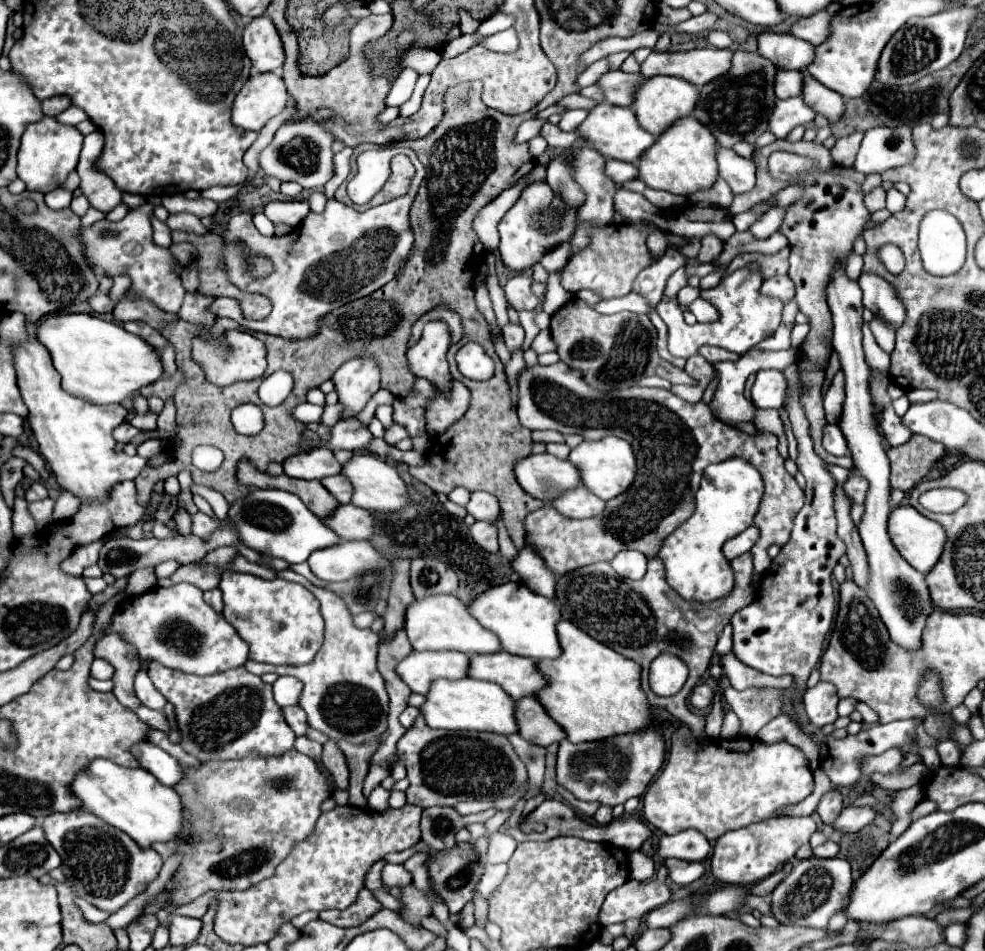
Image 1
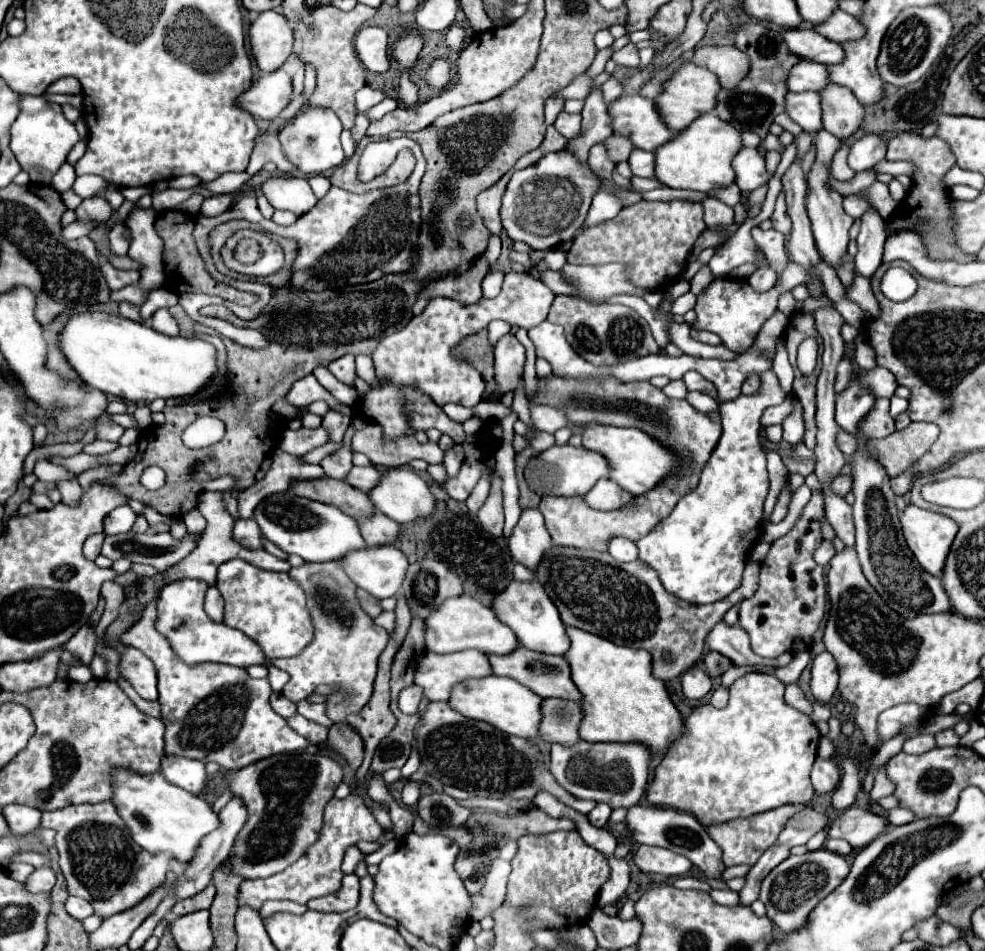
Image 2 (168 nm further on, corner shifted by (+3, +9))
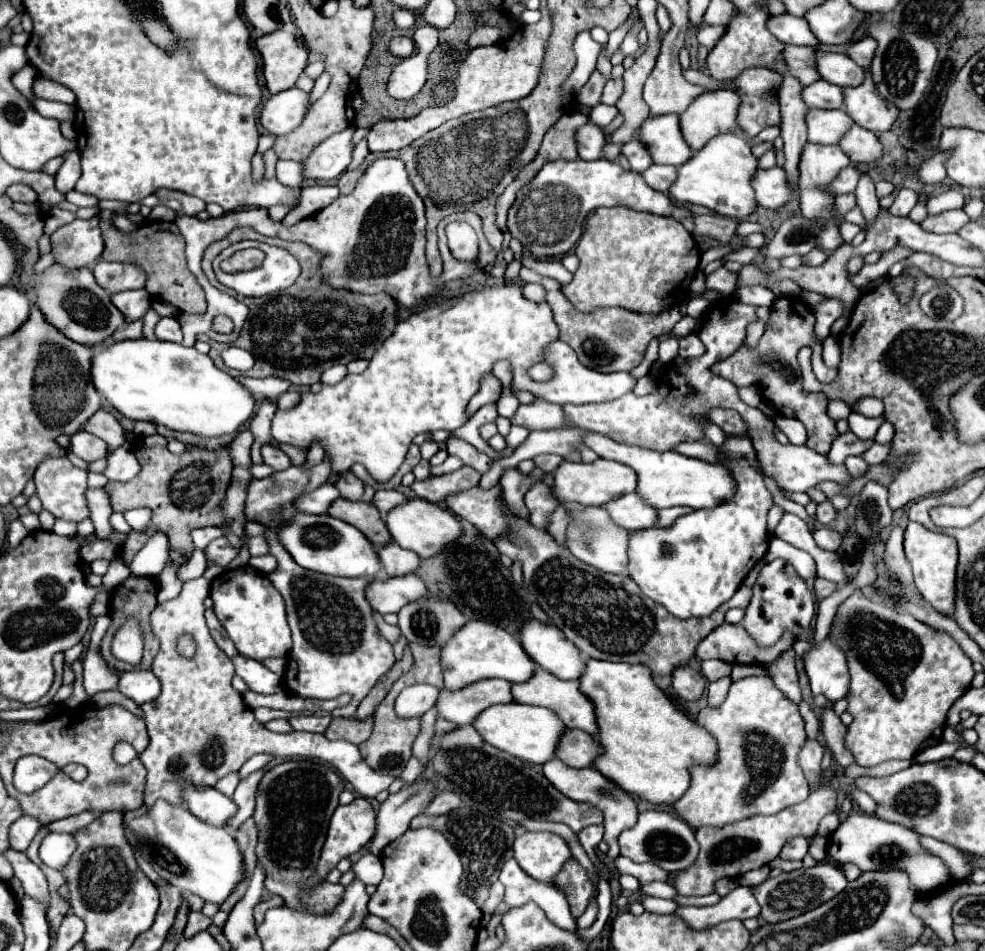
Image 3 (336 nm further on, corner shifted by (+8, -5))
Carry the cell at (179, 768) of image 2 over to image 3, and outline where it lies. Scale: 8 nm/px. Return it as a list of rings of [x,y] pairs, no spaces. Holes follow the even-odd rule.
[[[185,787],[185,807],[205,823],[225,827],[237,805],[215,787]]]

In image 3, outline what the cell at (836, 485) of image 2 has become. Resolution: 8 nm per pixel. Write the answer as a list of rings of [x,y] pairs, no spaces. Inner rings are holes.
[[[825,499],[823,503],[817,505],[817,521],[819,523],[827,525],[827,523],[831,523],[835,519],[835,515],[837,515],[837,511],[835,511],[835,507],[833,507],[833,503],[829,499]]]

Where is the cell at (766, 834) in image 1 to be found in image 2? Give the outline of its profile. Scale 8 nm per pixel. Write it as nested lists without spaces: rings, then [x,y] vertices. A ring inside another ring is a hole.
[[[782,805],[782,807],[776,807],[776,809],[770,809],[770,811],[764,811],[764,813],[756,813],[752,817],[746,817],[746,819],[734,819],[734,821],[726,821],[726,823],[720,823],[720,825],[710,825],[706,827],[708,835],[714,839],[714,843],[722,849],[722,859],[724,859],[724,865],[726,867],[732,867],[732,865],[754,865],[758,861],[758,857],[778,839],[778,833],[784,829],[786,821],[802,811],[806,805]]]

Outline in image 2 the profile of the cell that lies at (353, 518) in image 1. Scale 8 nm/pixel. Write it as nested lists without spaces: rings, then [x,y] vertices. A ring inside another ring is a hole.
[[[382,513],[370,517],[370,521],[358,521],[358,523],[362,529],[362,537],[370,547],[392,545],[400,535],[400,525],[396,521],[390,521]]]

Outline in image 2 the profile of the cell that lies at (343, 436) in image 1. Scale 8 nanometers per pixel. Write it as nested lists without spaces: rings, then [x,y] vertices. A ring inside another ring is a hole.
[[[322,427],[318,429],[298,429],[298,431],[292,431],[292,429],[284,429],[282,435],[280,435],[280,441],[278,441],[278,449],[290,453],[290,455],[296,455],[296,457],[302,457],[304,453],[320,447],[326,443],[326,431]]]

